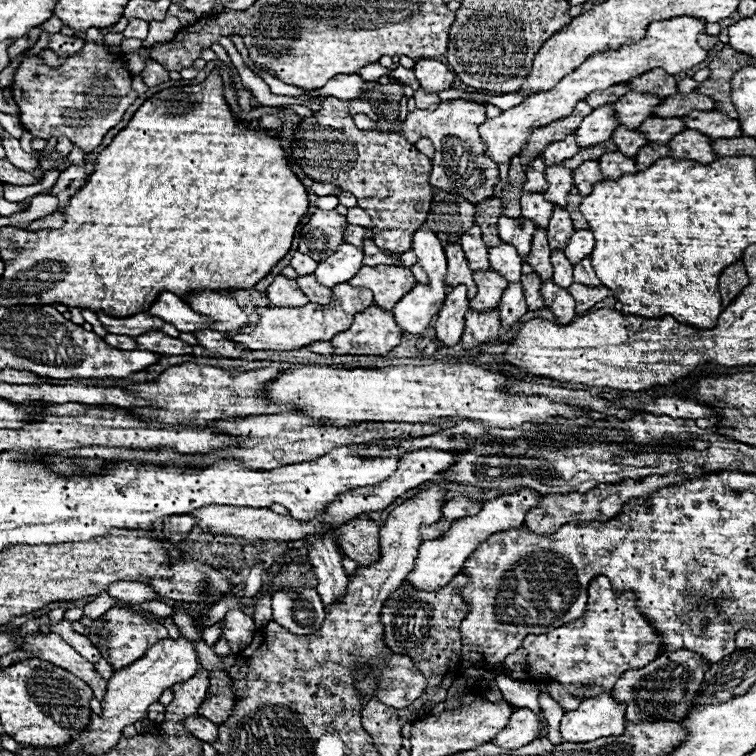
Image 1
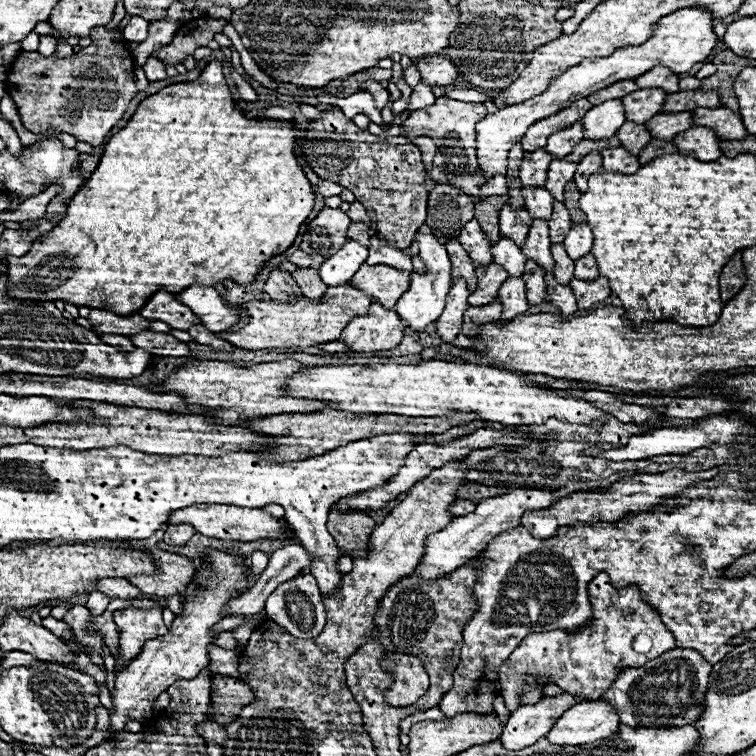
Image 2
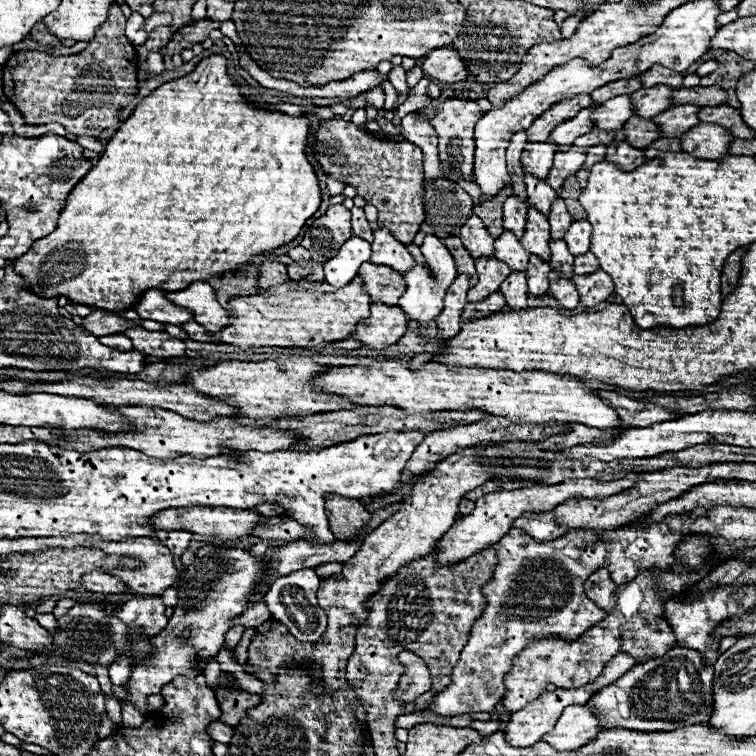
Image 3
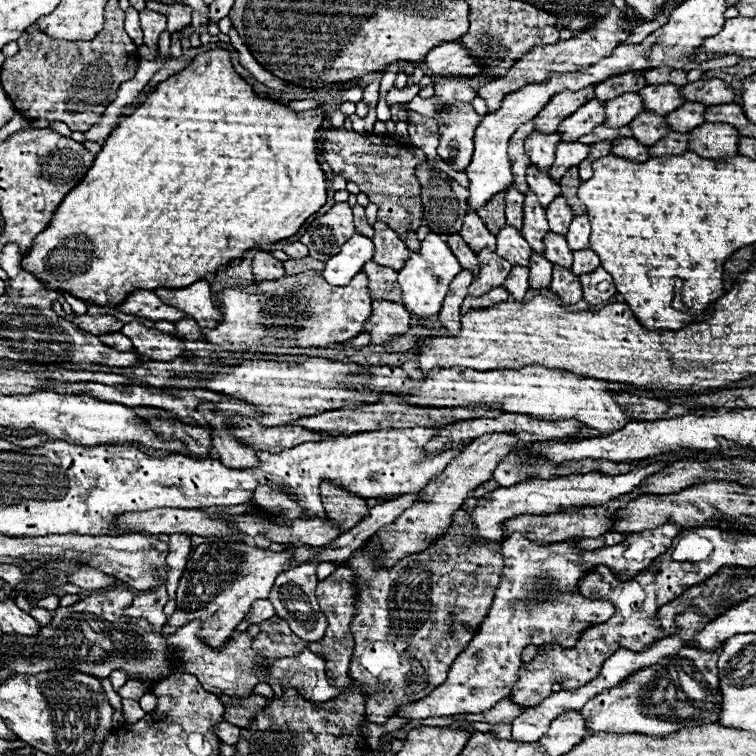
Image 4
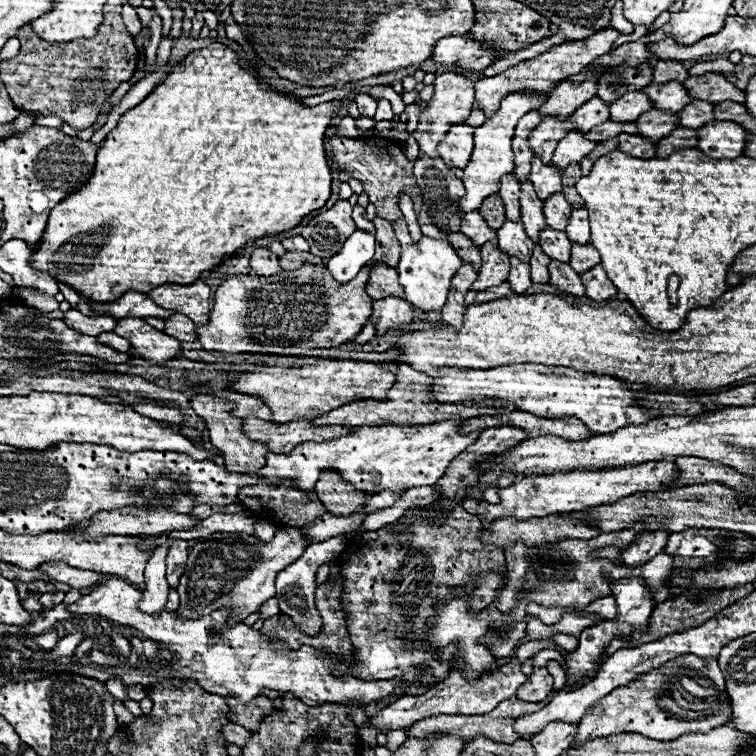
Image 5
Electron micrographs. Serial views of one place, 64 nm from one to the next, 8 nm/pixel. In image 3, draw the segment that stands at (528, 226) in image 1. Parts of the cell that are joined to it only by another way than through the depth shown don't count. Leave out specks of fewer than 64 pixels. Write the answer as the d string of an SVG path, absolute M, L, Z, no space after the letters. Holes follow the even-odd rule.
M510 196L504 202L504 230L512 232L520 240L526 228L526 220L528 220L528 206L520 202L518 196Z

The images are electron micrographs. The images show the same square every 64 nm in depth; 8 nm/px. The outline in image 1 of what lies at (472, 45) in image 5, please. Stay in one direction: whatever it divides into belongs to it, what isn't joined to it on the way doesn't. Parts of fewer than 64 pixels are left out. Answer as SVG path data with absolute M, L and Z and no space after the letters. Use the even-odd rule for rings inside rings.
M418 60L414 66L414 74L416 80L420 82L420 86L430 94L438 94L442 90L448 90L454 82L454 74L448 70L446 64L438 62L438 60Z

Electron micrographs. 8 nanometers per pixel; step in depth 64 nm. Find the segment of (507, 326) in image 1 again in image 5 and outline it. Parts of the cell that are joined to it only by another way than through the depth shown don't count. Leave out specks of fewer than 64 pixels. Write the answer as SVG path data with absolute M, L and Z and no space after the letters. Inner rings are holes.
M510 258L510 262L512 262L512 270L510 270L510 276L508 276L508 284L514 290L514 294L520 296L532 286L532 282L530 282L530 264L520 262L516 258Z

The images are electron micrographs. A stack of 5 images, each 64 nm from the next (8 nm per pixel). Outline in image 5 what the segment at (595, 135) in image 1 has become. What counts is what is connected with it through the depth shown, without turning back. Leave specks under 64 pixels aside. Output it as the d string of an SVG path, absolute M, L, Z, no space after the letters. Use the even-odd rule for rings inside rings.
M626 92L622 98L610 104L612 122L634 122L642 112L648 112L652 106L650 98L644 92Z

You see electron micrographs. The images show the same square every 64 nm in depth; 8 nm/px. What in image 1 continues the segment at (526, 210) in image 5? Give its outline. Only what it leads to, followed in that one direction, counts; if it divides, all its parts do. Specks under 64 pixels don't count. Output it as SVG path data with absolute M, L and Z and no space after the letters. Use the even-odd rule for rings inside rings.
M536 230L528 264L534 268L534 272L540 276L542 282L552 280L552 264L550 264L550 248L546 240L546 230Z

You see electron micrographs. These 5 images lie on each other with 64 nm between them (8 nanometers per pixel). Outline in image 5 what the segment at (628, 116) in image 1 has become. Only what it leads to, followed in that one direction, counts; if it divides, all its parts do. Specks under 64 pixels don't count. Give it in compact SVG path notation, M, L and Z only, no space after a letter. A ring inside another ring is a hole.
M668 82L668 84L650 84L644 88L644 94L648 94L654 108L664 112L678 112L686 104L692 102L690 94L682 88L680 82Z

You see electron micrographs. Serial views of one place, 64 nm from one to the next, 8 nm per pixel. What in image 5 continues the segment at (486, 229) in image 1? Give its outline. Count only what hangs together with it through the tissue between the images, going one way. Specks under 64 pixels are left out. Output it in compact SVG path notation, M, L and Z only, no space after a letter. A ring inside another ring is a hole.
M492 194L492 196L488 196L488 198L484 200L484 204L482 204L480 212L482 212L482 216L486 218L488 226L490 226L490 228L494 228L494 230L498 230L498 228L506 222L504 202L502 202L500 194Z

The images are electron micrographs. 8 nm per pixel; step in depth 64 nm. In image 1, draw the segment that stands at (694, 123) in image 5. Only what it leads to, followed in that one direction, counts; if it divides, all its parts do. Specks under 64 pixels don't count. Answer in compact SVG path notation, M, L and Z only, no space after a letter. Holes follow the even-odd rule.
M648 118L638 126L638 130L646 136L650 144L668 144L670 136L676 136L678 132L682 132L682 128L682 118Z

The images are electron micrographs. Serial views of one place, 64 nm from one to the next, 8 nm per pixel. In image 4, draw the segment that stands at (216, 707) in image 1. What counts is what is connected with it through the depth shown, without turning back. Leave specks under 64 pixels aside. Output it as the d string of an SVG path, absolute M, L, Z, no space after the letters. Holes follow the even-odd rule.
M250 694L248 698L236 698L236 696L218 696L224 704L224 720L244 728L252 718L254 712L260 712L266 706L266 698L260 694Z

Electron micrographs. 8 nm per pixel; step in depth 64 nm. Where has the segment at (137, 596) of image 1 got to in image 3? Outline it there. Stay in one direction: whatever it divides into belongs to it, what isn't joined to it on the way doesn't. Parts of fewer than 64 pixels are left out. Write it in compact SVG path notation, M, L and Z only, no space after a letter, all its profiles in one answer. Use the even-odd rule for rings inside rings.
M100 572L86 574L82 580L82 586L88 592L100 592L100 594L128 594L128 592L132 594L132 590L122 580L110 574L100 574Z

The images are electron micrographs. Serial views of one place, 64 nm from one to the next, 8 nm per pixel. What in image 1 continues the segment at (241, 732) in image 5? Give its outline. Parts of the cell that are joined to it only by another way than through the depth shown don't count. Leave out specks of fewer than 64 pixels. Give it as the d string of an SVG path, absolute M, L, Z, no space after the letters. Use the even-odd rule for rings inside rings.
M188 716L182 720L182 726L202 742L214 742L218 736L218 726L202 716Z

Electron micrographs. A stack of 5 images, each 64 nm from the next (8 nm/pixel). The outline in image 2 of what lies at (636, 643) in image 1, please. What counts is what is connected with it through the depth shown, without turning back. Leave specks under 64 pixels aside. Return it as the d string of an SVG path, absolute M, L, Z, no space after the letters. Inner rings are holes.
M600 572L588 584L588 596L590 596L590 604L592 604L592 620L588 624L584 624L582 628L578 628L572 634L564 632L564 630L552 630L546 634L530 634L530 636L526 636L526 640L522 640L520 648L514 650L512 656L502 664L498 678L502 684L502 696L504 696L506 708L510 712L514 712L514 708L518 708L518 694L526 686L542 688L546 684L558 684L564 692L578 696L580 702L598 700L624 668L640 668L646 662L658 658L662 652L668 652L674 648L672 634L666 630L660 616L648 604L642 602L638 586L626 586L624 590L614 590L608 574Z

